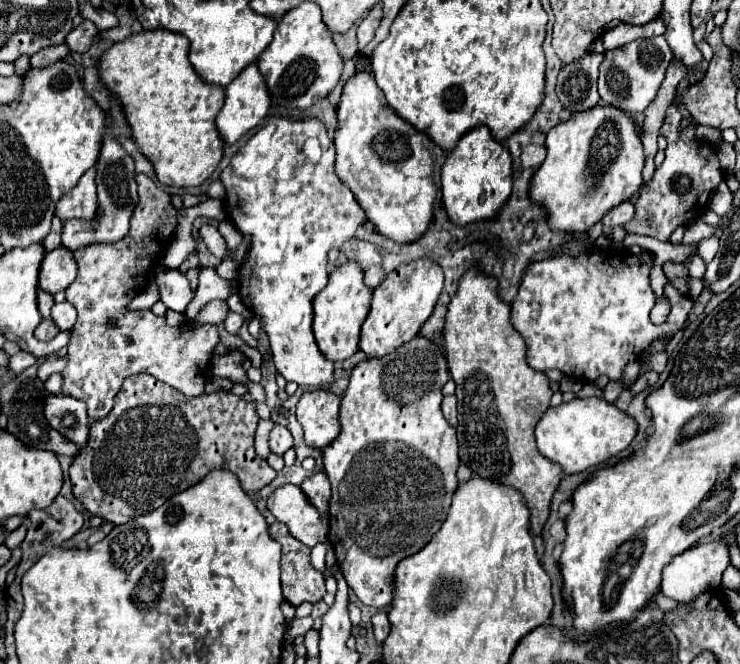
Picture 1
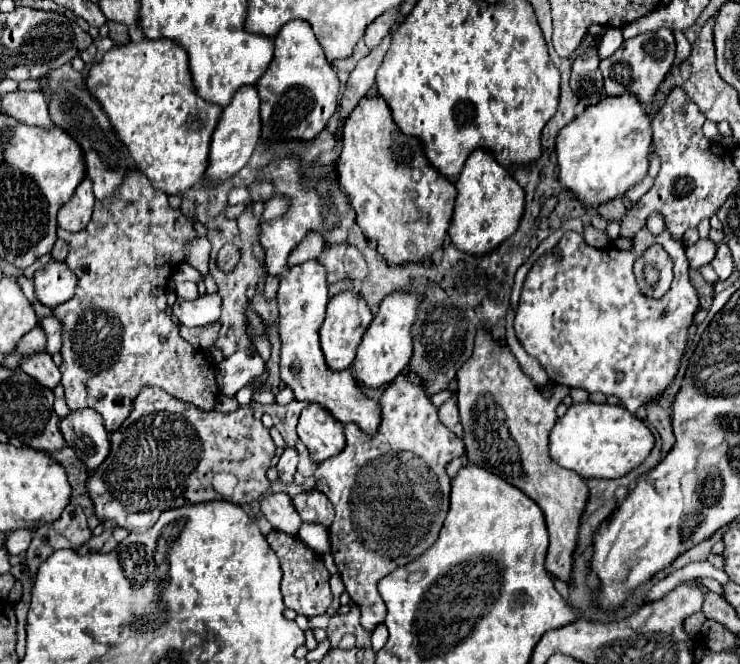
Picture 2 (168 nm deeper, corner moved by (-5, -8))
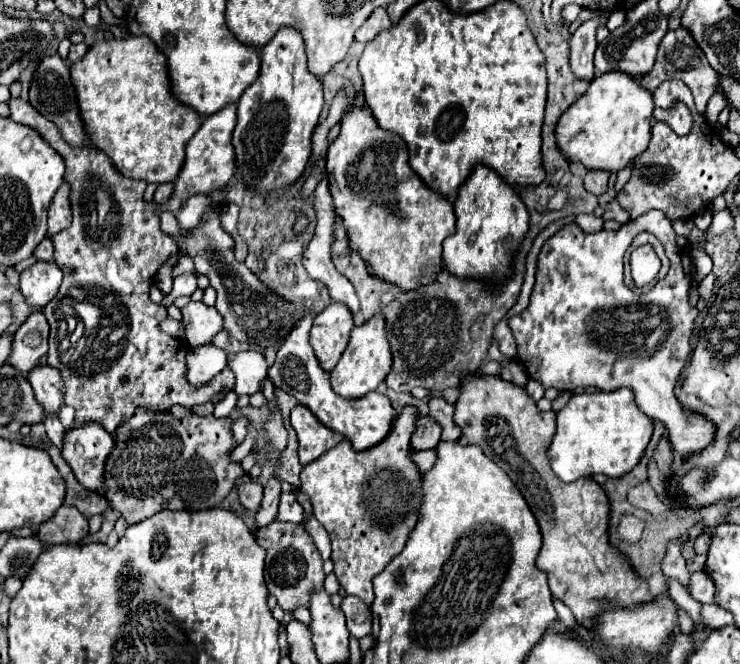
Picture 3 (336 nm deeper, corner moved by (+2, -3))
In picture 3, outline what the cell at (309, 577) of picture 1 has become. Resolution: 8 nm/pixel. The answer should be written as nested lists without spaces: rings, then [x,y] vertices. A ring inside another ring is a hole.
[[[272,521],[268,527],[256,531],[258,543],[266,549],[266,583],[270,595],[278,599],[278,605],[284,611],[294,611],[298,607],[308,607],[312,591],[324,589],[324,571],[322,559],[316,551],[310,535],[296,523]]]

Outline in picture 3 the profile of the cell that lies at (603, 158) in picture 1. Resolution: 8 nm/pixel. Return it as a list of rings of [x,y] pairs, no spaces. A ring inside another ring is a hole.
[[[612,71],[596,77],[588,91],[568,107],[556,127],[556,145],[572,163],[582,163],[588,171],[618,173],[640,155],[650,141],[652,95],[626,73]]]

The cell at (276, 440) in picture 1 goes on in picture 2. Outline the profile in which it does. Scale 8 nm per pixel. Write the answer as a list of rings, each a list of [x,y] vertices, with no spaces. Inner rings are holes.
[[[285,448],[279,462],[277,462],[279,480],[285,484],[291,484],[293,476],[295,476],[295,468],[297,468],[297,452],[291,448]]]

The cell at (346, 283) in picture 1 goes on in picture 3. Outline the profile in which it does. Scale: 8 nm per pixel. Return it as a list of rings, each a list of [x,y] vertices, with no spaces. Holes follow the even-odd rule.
[[[330,303],[322,313],[316,315],[310,331],[310,345],[326,371],[332,371],[342,357],[350,341],[352,327],[352,313],[342,303]]]

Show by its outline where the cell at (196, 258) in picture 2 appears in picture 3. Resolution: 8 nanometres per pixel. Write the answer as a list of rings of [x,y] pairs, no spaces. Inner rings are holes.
[[[182,273],[182,275],[178,275],[174,279],[174,287],[172,287],[170,294],[163,299],[161,305],[168,308],[173,304],[176,297],[180,297],[180,295],[188,295],[190,297],[196,289],[198,289],[196,273]]]

